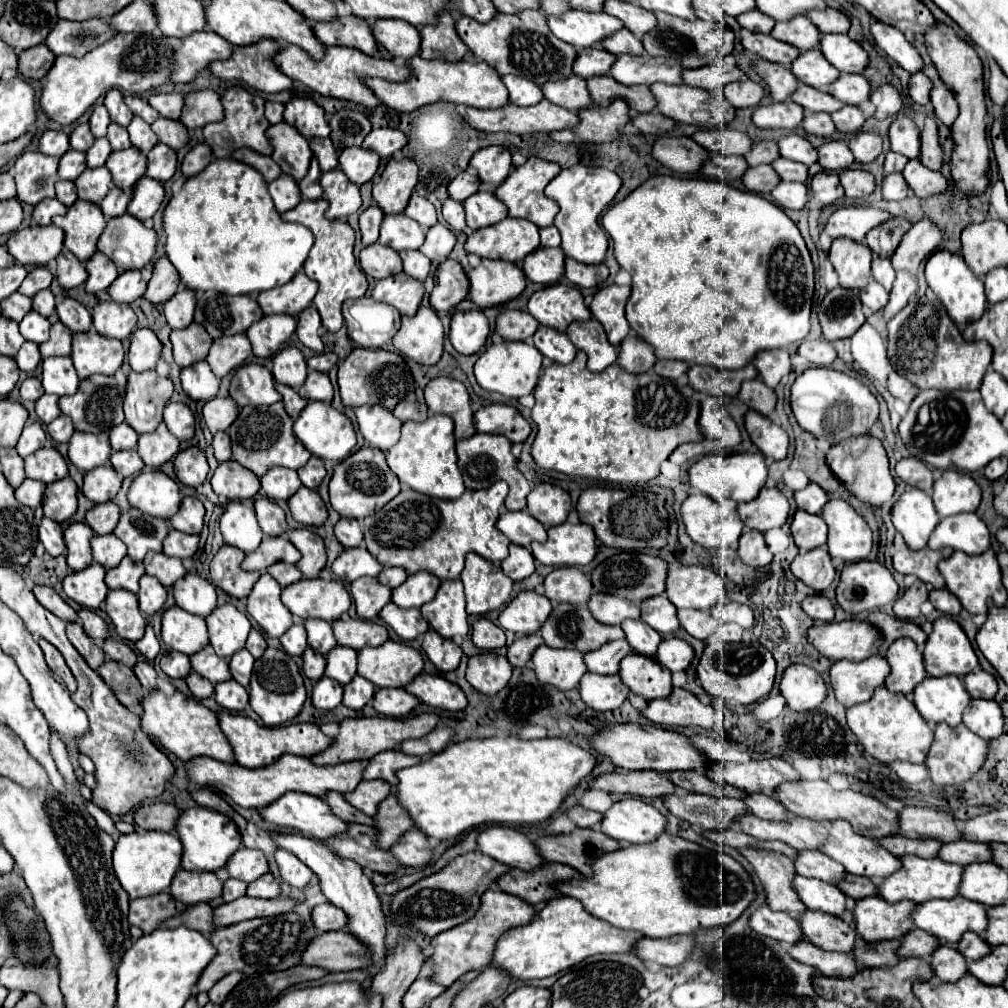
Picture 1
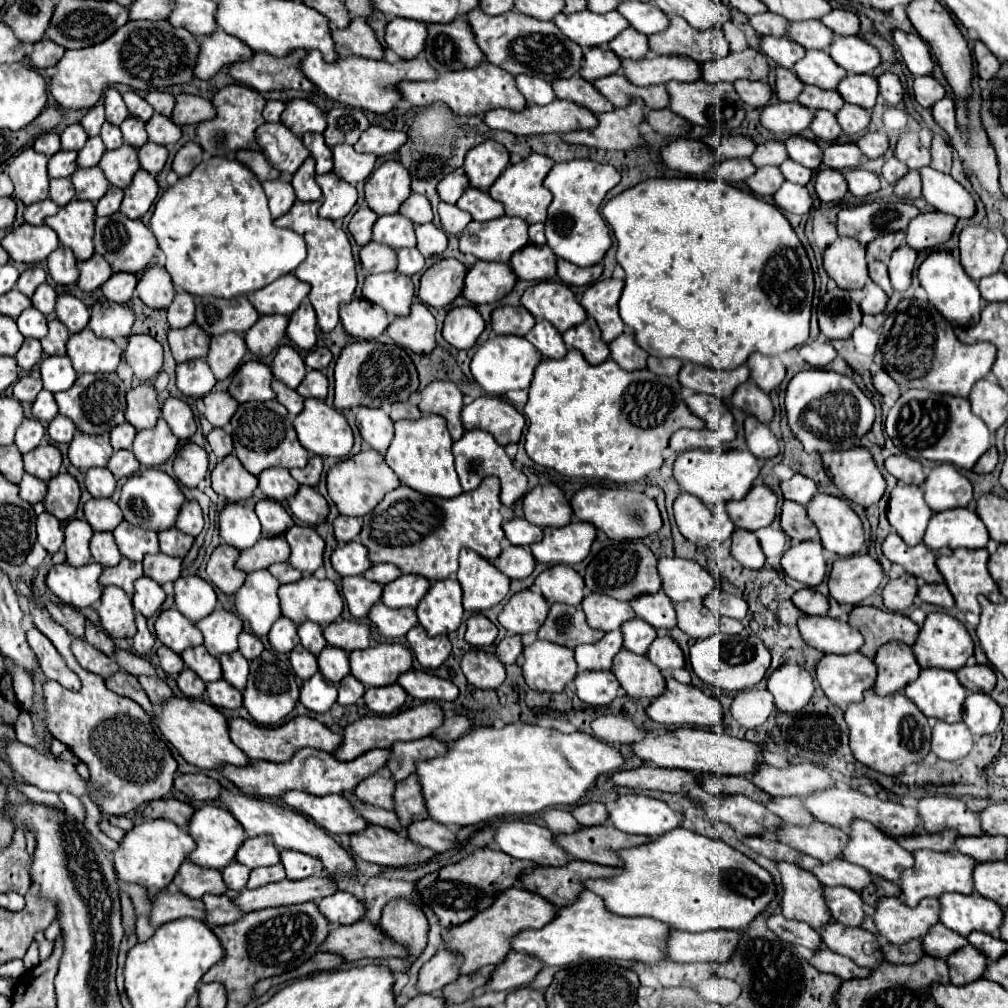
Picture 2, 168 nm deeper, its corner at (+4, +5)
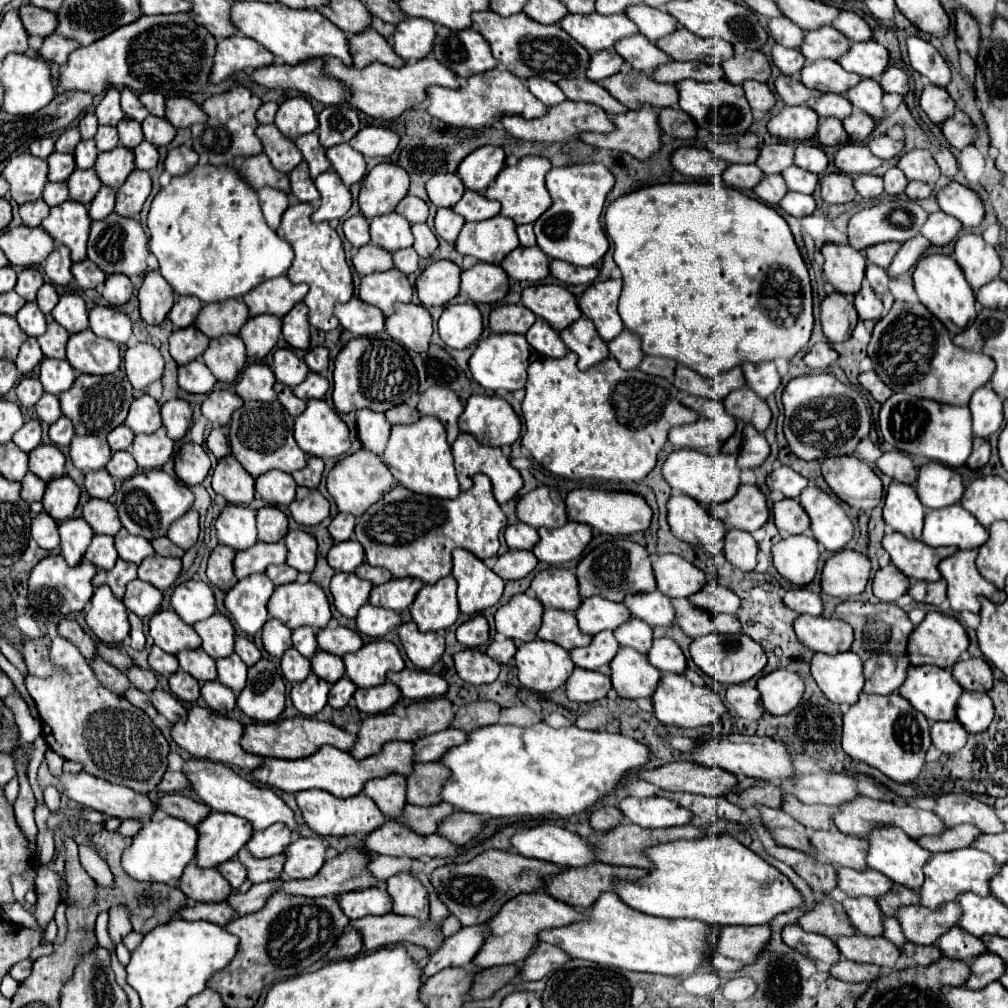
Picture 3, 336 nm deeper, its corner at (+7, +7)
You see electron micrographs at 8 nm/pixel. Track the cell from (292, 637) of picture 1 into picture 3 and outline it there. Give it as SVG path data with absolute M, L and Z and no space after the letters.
M268 619L262 629L262 645L272 657L282 657L292 647L292 631L278 619Z

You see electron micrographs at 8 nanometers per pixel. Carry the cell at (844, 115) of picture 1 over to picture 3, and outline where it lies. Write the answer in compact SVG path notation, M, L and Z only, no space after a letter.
M852 111L846 119L842 119L842 125L852 141L864 141L870 137L876 121L864 111Z

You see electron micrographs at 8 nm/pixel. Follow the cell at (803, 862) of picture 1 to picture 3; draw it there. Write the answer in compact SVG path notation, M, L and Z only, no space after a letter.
M840 867L836 869L836 883L838 889L842 889L848 897L874 897L878 899L878 895L884 895L892 881L886 879L886 875L874 871L874 869L850 869L850 867Z

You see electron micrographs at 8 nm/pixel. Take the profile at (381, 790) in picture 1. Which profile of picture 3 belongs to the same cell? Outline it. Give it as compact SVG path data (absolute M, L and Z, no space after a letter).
M392 773L386 777L376 777L370 779L362 793L368 795L370 799L374 799L374 803L378 805L378 809L388 817L394 819L394 815L398 815L398 811L402 811L402 807L406 805L406 777Z

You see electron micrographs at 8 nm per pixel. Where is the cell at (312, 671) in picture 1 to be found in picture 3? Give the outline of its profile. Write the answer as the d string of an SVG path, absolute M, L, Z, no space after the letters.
M290 647L284 655L282 655L282 673L284 677L290 681L290 683L298 683L298 681L304 681L308 675L310 675L310 661L300 655L294 647Z

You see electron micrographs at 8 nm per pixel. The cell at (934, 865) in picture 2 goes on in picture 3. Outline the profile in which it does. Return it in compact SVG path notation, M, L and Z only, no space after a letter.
M966 847L966 849L956 849L952 853L934 853L926 865L924 865L924 885L918 889L920 895L920 905L922 907L938 907L940 903L946 901L954 901L962 891L972 891L978 895L988 895L988 879L998 871L998 865L994 863L994 859L990 859L990 855L974 849L974 847Z

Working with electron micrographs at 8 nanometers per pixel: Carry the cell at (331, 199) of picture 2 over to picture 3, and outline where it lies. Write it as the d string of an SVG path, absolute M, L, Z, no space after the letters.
M328 169L314 179L314 185L320 191L320 207L312 213L312 221L318 223L344 217L352 205L352 195L350 189L338 177L338 173Z

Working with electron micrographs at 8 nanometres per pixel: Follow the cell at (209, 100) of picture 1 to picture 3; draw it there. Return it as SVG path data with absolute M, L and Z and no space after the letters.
M168 97L166 99L166 119L174 127L190 127L194 123L204 123L208 115L204 109L188 97Z

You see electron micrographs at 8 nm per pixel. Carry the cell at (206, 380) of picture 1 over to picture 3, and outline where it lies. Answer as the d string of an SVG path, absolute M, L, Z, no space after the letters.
M190 361L178 367L178 385L188 393L210 393L216 379L202 361Z

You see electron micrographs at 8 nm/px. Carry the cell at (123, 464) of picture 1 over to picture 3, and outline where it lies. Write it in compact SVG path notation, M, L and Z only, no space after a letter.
M114 451L110 463L106 465L108 473L112 477L116 477L116 479L128 479L128 477L132 477L136 473L136 467L138 465L136 465L134 457L130 455L130 451Z

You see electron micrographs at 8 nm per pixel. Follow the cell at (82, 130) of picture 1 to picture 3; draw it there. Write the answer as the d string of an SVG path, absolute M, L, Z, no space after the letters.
M68 127L56 141L56 151L60 153L74 153L74 147L80 141L80 131L78 127Z

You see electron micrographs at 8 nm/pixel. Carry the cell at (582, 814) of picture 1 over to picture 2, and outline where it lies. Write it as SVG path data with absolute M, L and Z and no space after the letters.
M585 803L579 807L573 807L573 817L585 825L585 827L593 827L593 825L603 825L609 819L607 807L603 803Z

